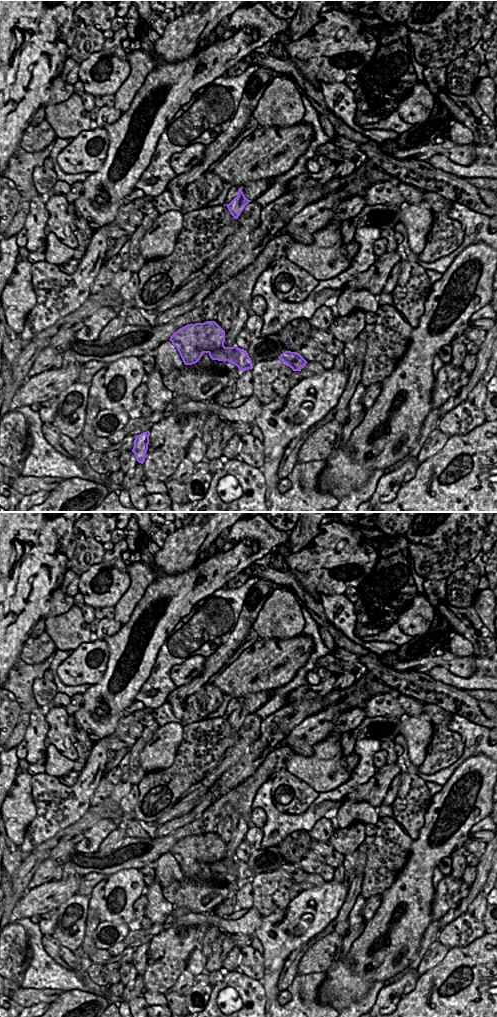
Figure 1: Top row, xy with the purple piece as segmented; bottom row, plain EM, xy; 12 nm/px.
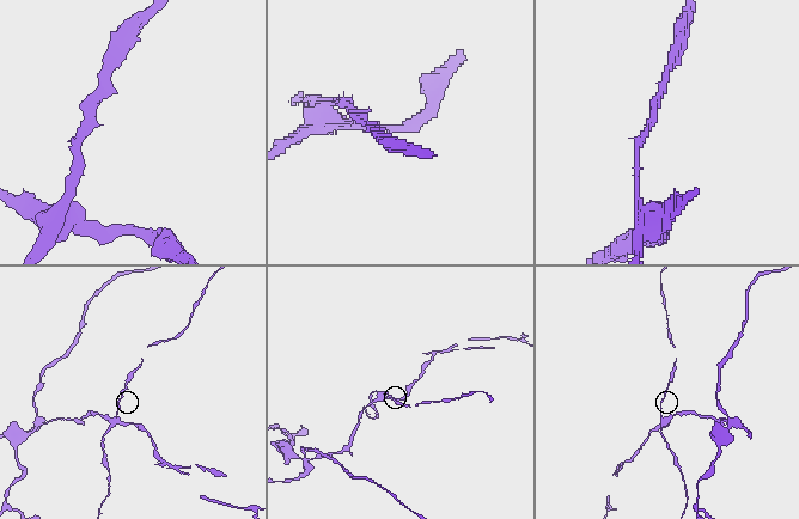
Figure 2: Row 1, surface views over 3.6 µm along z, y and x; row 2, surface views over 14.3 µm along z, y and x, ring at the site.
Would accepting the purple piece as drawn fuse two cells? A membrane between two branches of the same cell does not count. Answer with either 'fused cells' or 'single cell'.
fused cells

